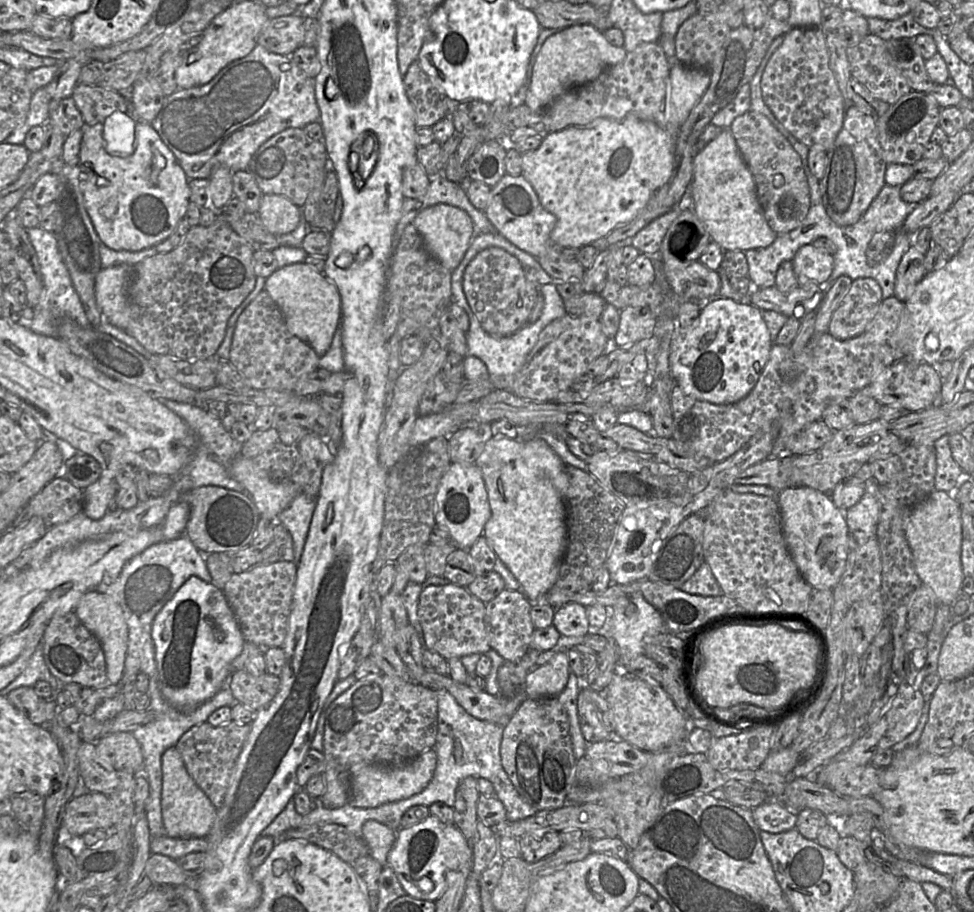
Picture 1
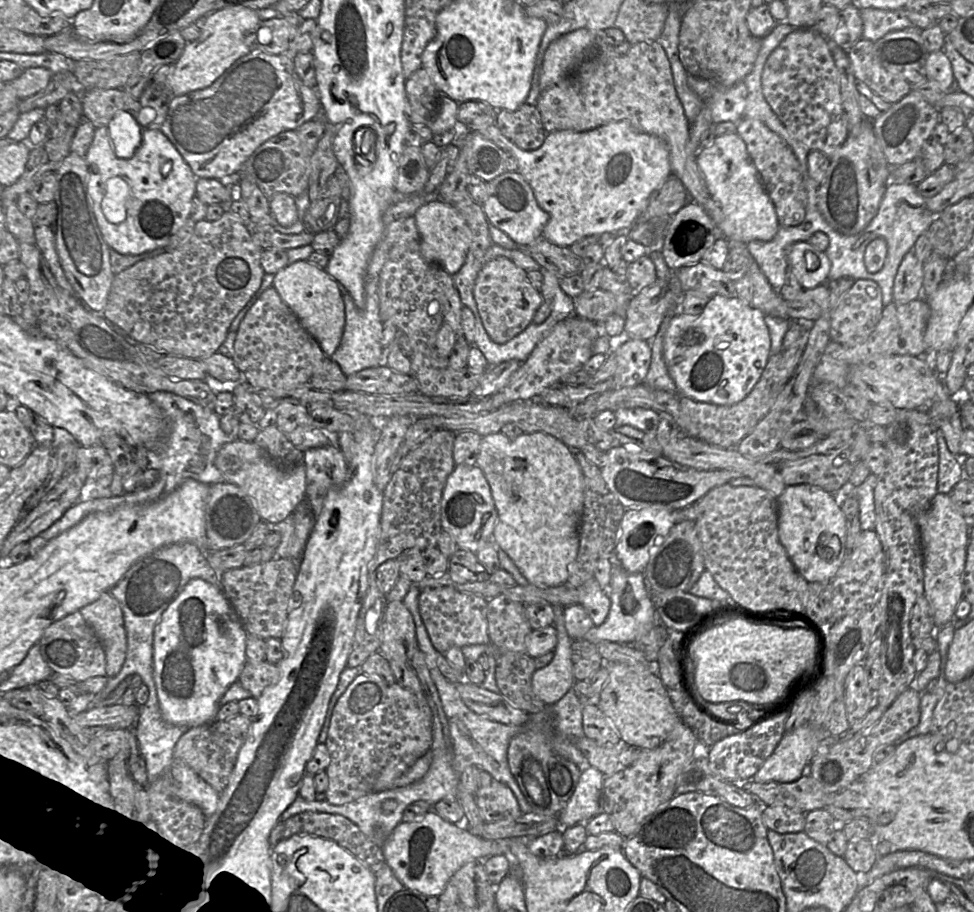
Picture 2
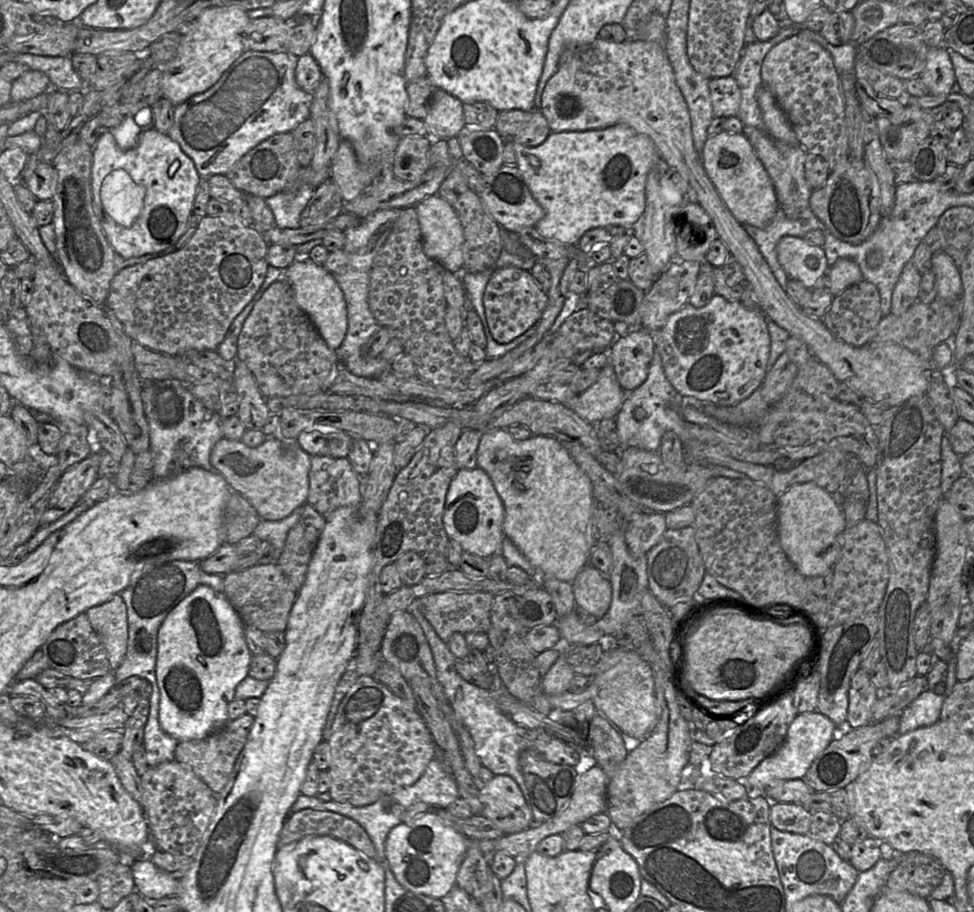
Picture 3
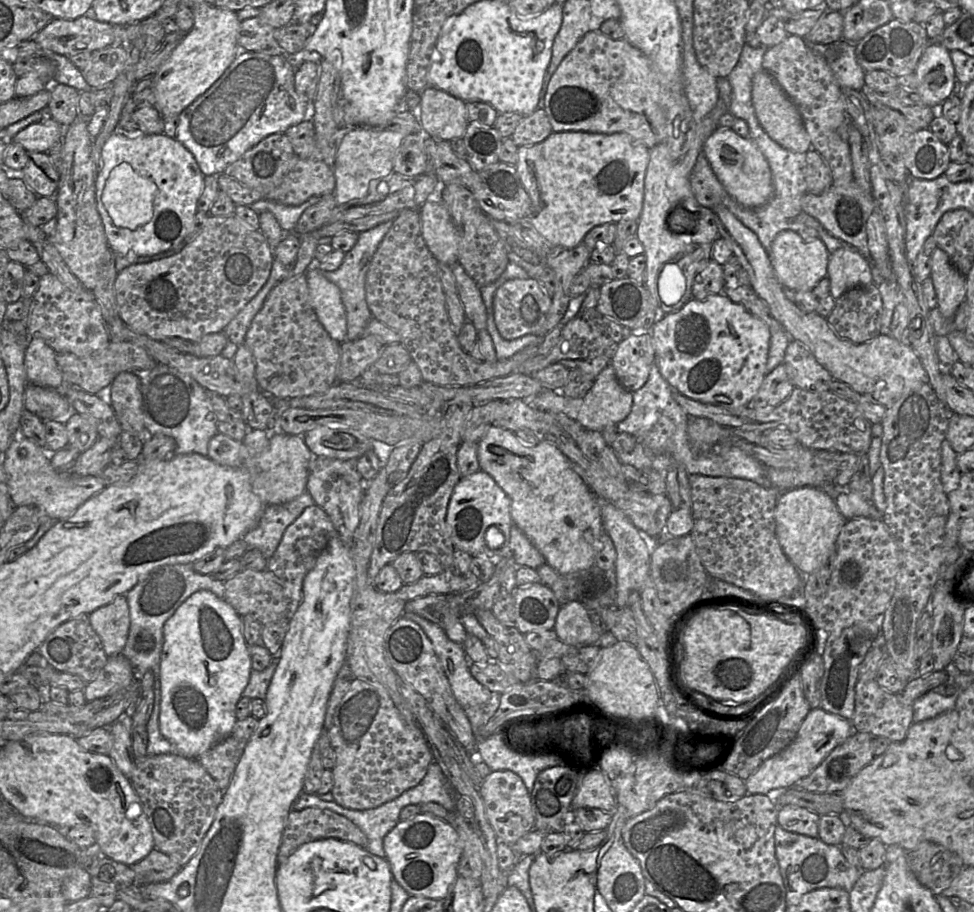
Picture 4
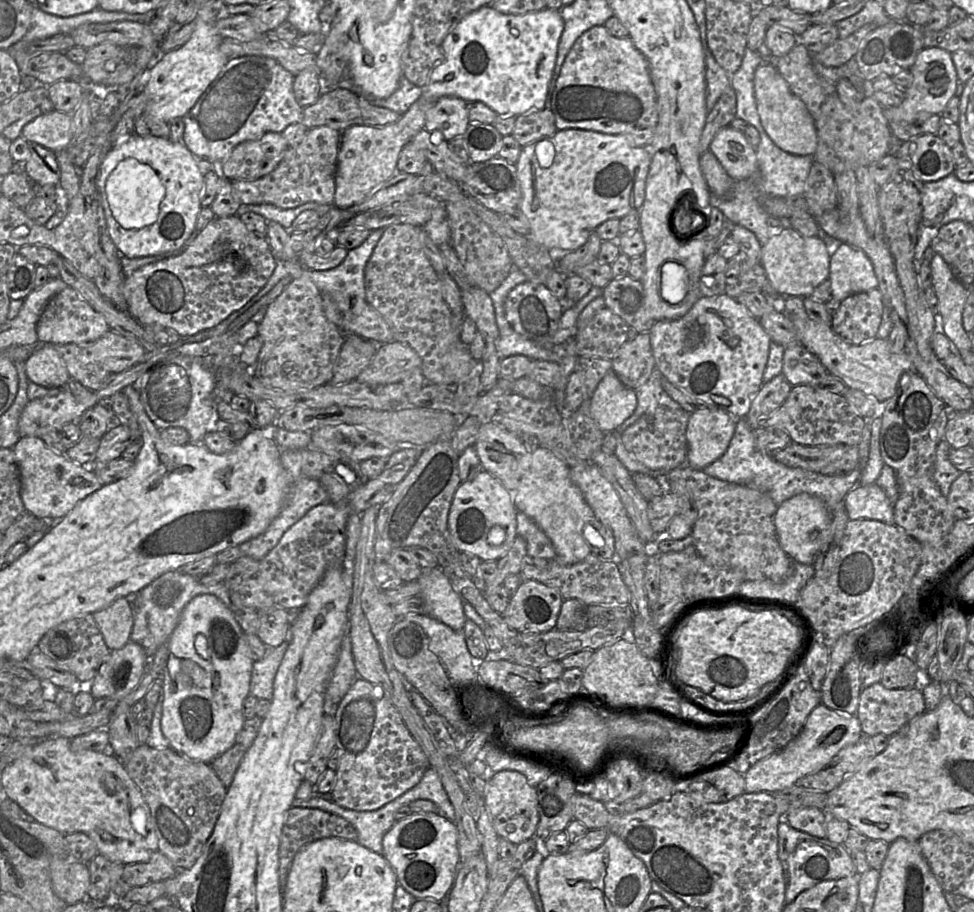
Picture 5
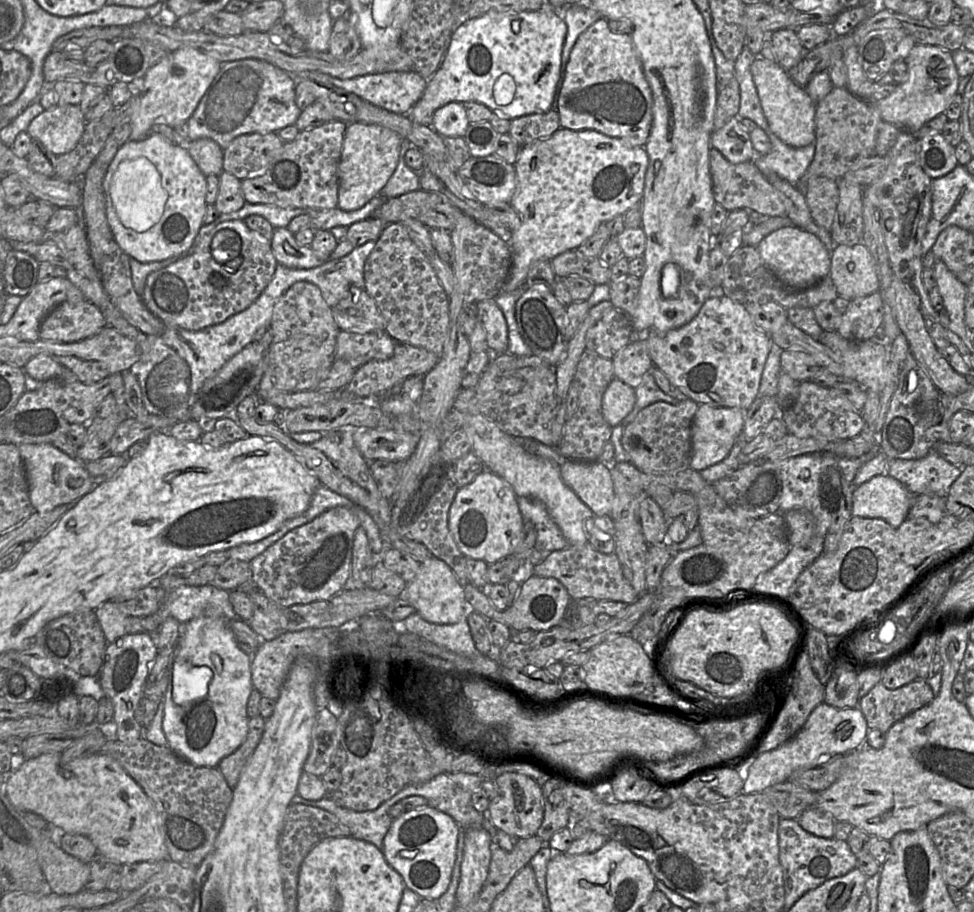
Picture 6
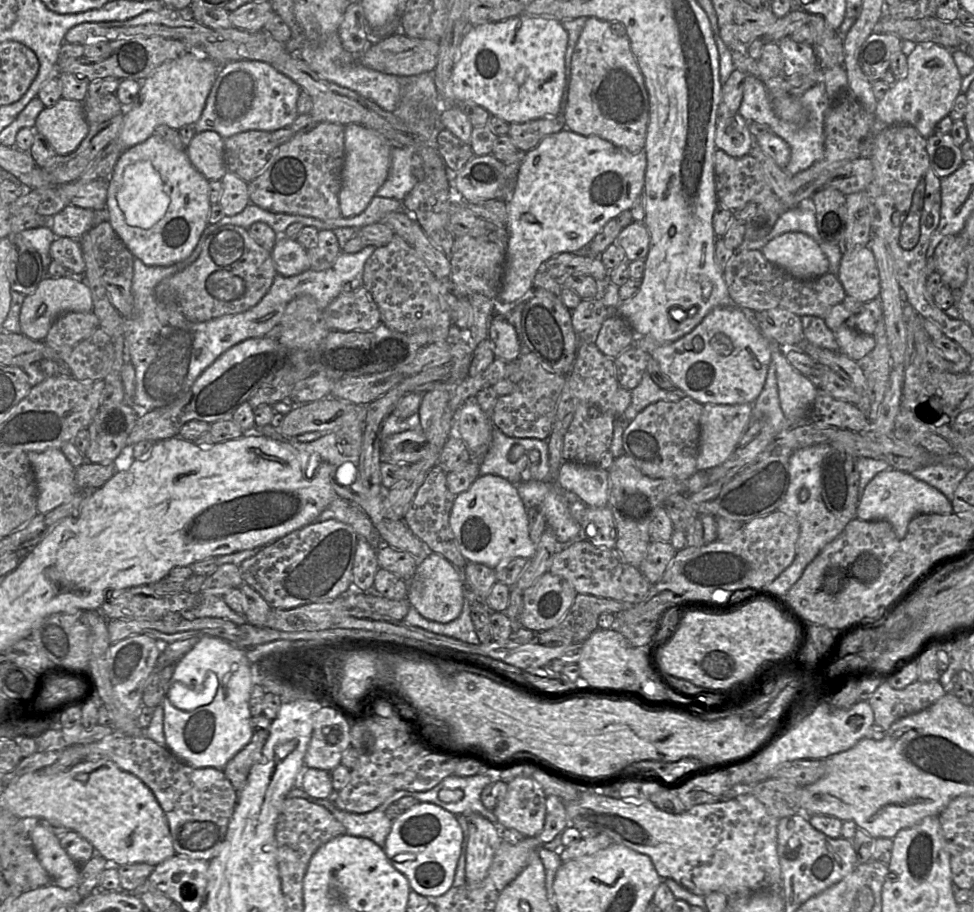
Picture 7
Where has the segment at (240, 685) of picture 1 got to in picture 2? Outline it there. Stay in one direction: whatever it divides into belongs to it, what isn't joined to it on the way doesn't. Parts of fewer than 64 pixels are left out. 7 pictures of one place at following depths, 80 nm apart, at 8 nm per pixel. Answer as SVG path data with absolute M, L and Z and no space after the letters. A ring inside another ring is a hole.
M266 660L260 663L246 663L238 682L251 693L251 697L258 699L265 688L274 685L279 680L277 665Z

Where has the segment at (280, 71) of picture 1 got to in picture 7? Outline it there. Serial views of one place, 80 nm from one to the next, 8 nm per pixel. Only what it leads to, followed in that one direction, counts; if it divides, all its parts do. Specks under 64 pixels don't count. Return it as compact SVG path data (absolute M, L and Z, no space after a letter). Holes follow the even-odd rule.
M238 60L219 66L215 82L207 97L199 120L193 125L196 133L214 131L223 139L239 132L261 130L273 132L290 127L298 116L297 100L301 88L289 77L277 71L271 64L257 60Z

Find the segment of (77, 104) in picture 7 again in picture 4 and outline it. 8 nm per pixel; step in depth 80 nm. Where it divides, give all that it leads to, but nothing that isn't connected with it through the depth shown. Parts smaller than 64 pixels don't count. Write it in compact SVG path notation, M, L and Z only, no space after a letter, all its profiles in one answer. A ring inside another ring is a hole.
M51 118L24 128L12 138L12 143L22 145L27 152L48 152L57 143L63 143L64 129L65 127Z

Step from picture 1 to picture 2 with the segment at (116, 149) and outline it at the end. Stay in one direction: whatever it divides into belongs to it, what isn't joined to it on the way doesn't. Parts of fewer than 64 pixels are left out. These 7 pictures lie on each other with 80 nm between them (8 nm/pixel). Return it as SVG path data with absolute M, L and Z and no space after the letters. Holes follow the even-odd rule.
M118 111L107 125L113 151L118 158L130 158L139 147L142 128L133 115Z

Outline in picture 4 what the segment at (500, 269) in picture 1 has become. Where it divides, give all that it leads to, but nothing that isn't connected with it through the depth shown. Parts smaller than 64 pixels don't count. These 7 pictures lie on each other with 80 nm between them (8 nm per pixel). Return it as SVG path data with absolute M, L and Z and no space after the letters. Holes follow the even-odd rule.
M512 279L504 282L493 297L493 315L496 328L505 340L514 340L525 335L542 335L542 328L551 307L552 298L537 279Z

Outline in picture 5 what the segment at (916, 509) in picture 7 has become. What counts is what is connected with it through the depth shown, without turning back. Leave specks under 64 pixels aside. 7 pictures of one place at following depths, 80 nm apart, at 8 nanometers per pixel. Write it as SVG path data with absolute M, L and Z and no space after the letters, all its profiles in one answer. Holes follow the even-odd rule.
M878 484L857 485L844 498L844 506L850 520L878 520L895 525L894 501Z

